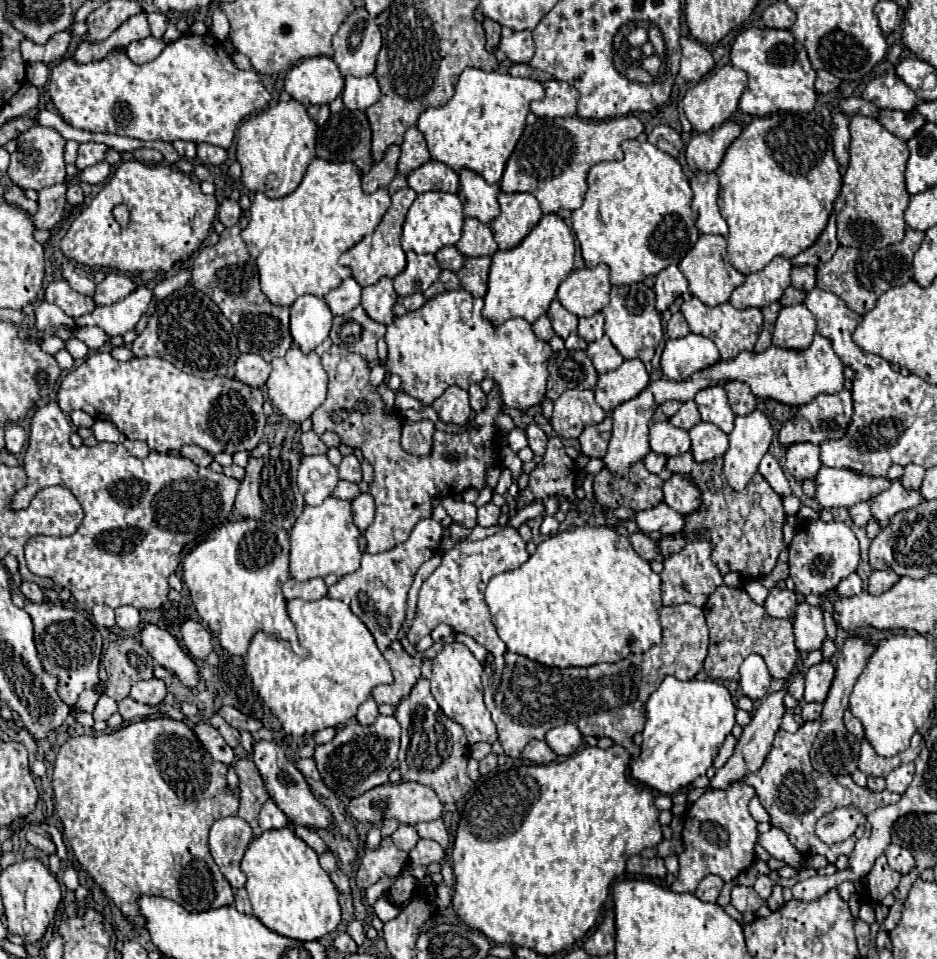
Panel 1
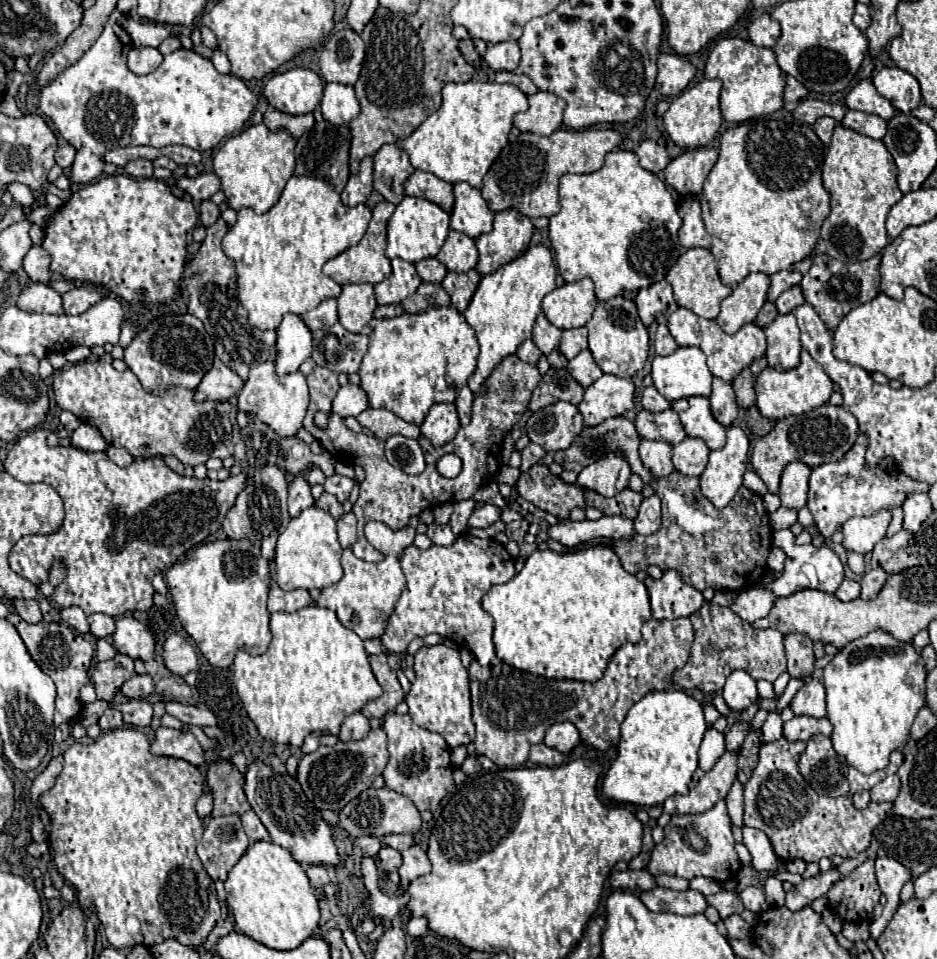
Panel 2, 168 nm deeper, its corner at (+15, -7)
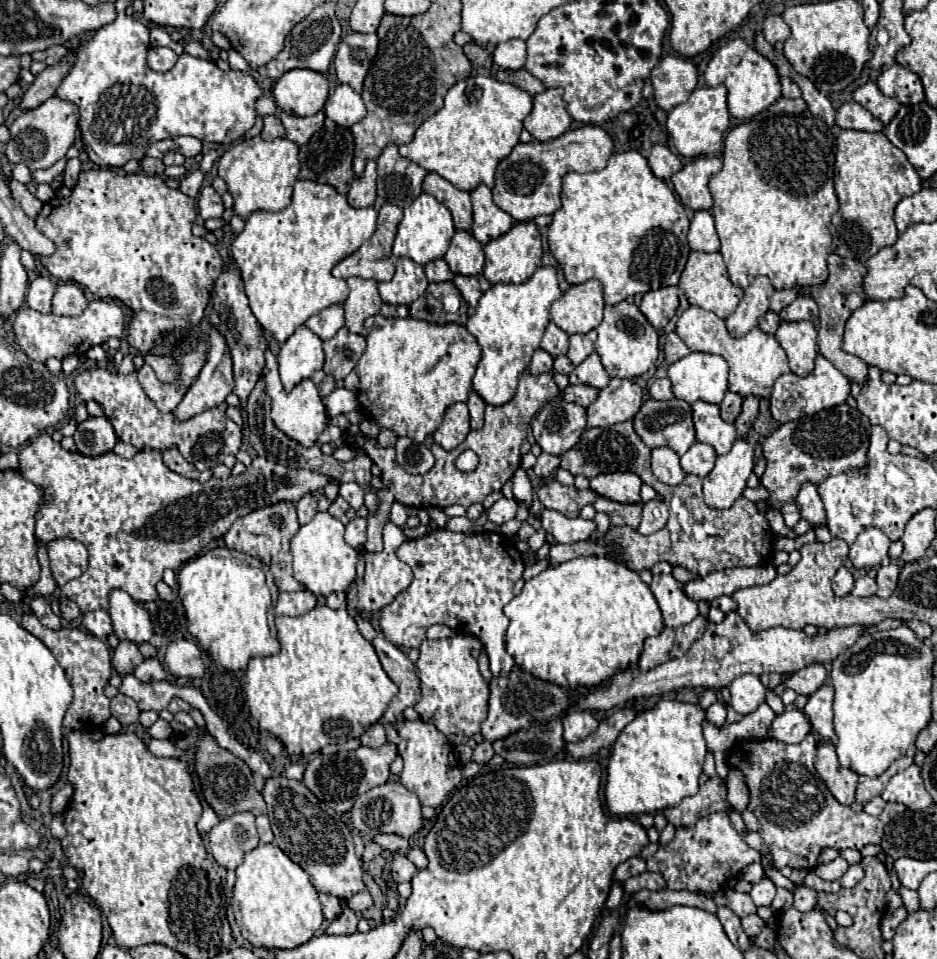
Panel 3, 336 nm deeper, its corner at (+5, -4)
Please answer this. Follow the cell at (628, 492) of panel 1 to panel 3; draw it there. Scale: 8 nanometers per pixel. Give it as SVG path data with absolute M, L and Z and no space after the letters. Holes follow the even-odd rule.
M597 497L597 501L593 503L593 507L597 511L603 511L609 515L611 519L611 525L617 525L617 527L633 527L637 529L639 527L639 521L641 521L641 505L623 505L623 503L615 503L607 497Z

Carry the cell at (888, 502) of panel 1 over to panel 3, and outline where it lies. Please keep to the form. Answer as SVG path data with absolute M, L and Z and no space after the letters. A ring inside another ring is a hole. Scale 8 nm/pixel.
M881 529L863 531L849 549L849 559L855 569L871 569L879 565L889 551L887 535Z

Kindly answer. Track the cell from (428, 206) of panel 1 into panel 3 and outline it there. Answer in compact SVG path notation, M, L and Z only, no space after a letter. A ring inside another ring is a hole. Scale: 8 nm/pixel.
M421 193L407 209L405 209L405 217L399 223L399 231L393 243L393 255L395 257L407 257L419 265L425 265L429 261L441 259L449 247L449 241L455 233L455 225L451 219L451 211L439 203L433 195Z

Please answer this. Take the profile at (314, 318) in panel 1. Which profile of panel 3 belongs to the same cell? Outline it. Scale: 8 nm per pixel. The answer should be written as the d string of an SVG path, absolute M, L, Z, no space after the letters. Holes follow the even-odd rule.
M299 327L283 345L277 355L279 375L285 391L309 379L323 367L323 341L307 327Z

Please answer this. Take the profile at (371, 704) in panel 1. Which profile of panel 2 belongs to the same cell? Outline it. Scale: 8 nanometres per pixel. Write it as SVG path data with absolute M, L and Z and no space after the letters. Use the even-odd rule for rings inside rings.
M355 712L343 720L339 738L341 740L361 740L367 736L367 732L369 732L369 720L363 716L363 712Z

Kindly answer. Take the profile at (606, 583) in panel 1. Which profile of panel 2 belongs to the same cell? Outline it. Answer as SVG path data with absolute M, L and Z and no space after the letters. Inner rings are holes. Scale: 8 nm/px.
M593 546L573 554L559 554L549 548L535 550L525 560L519 574L485 592L481 606L495 620L493 644L499 660L537 676L583 682L599 680L611 656L623 644L641 640L641 626L651 618L649 592L645 584L637 580L637 576L623 570L619 556L609 546Z

